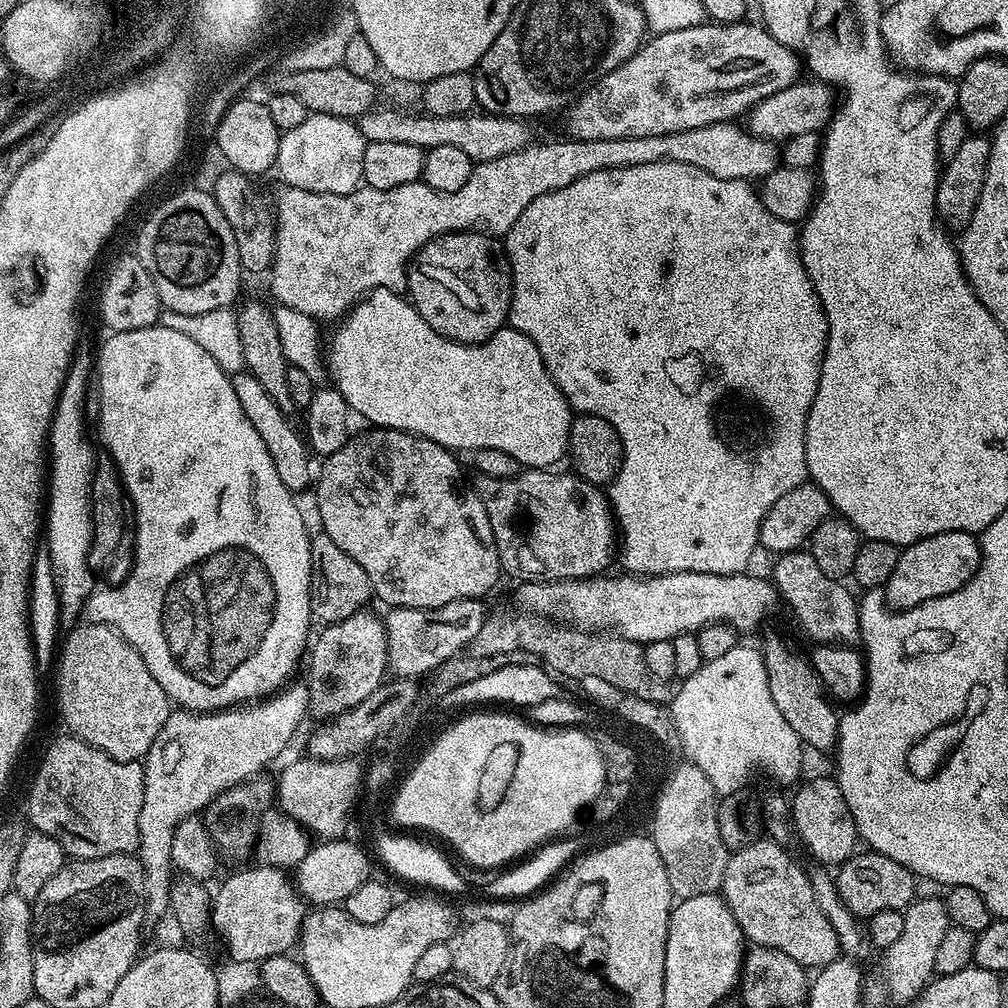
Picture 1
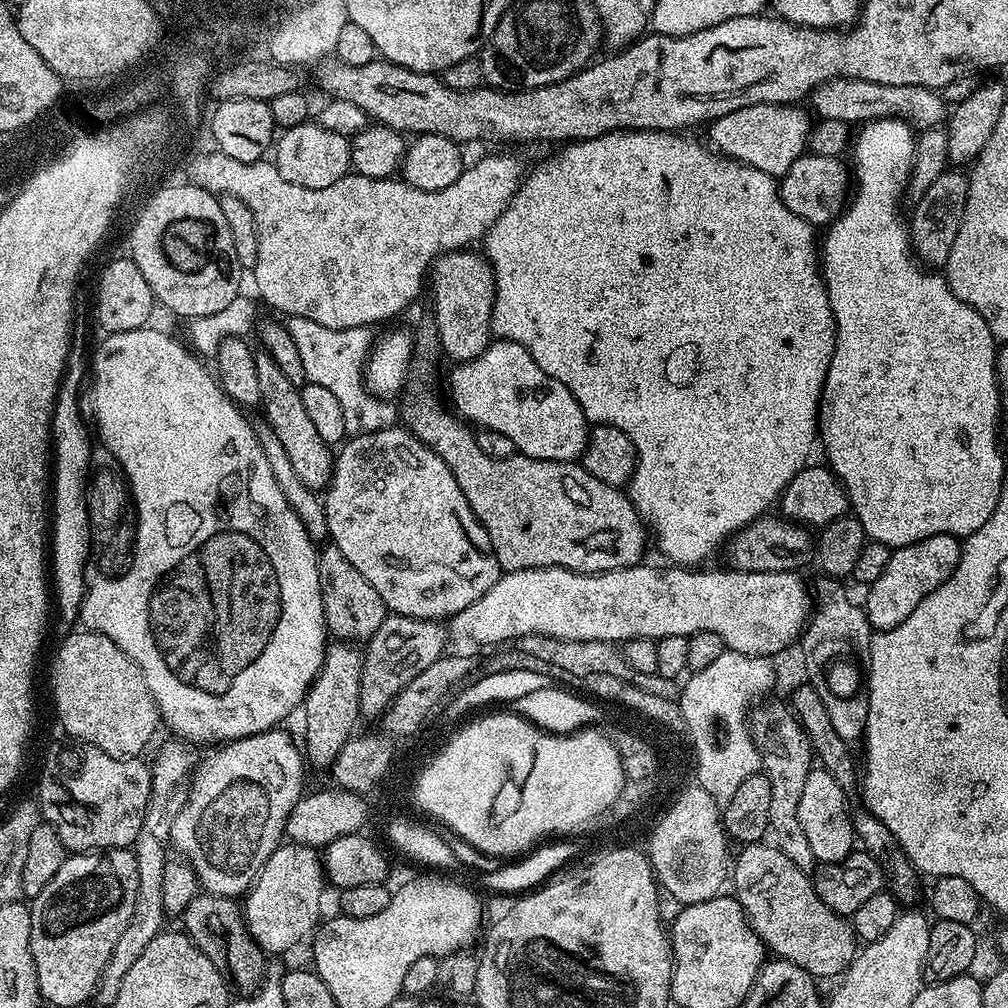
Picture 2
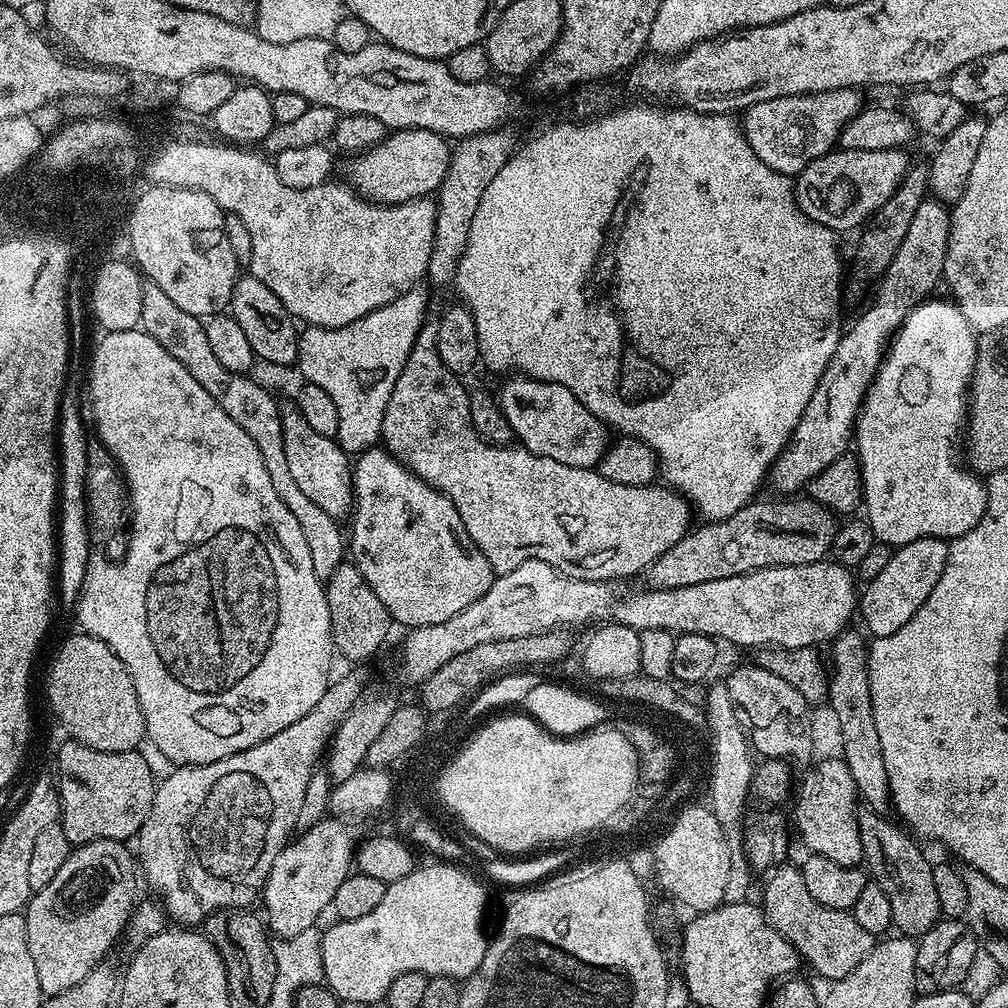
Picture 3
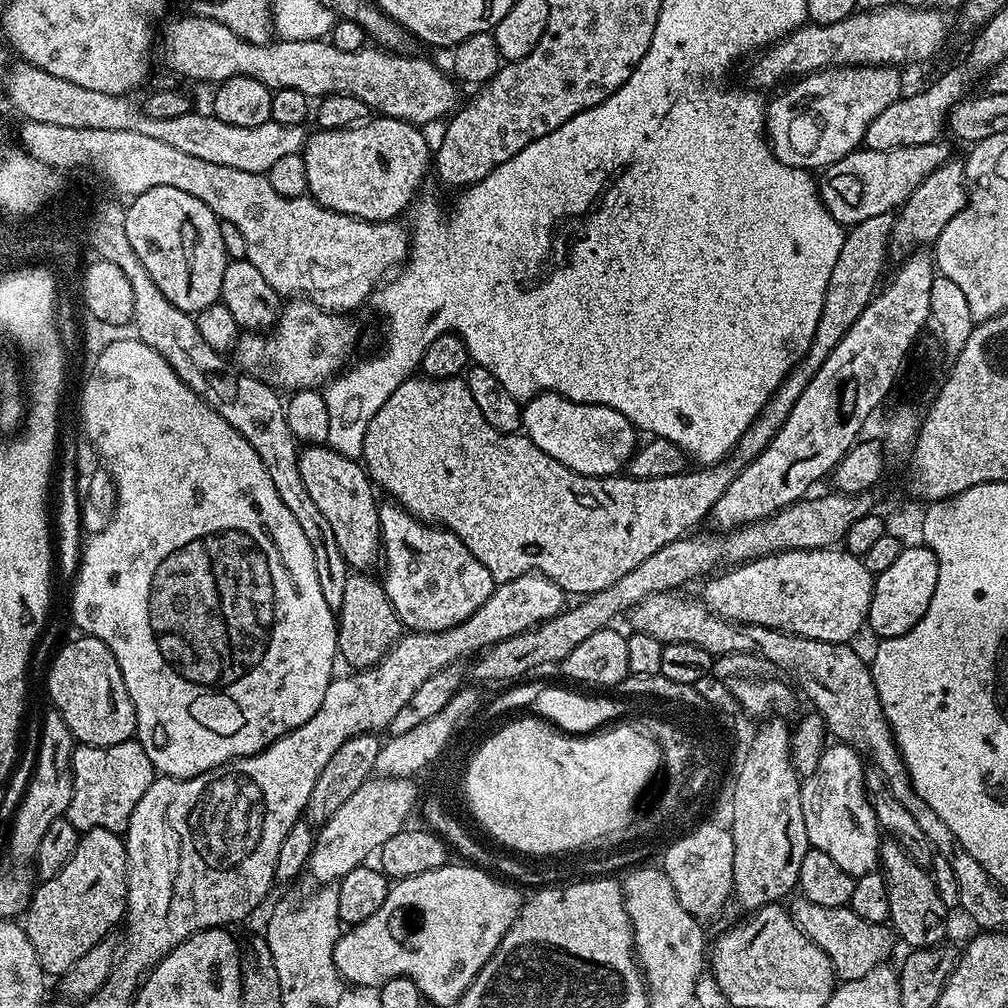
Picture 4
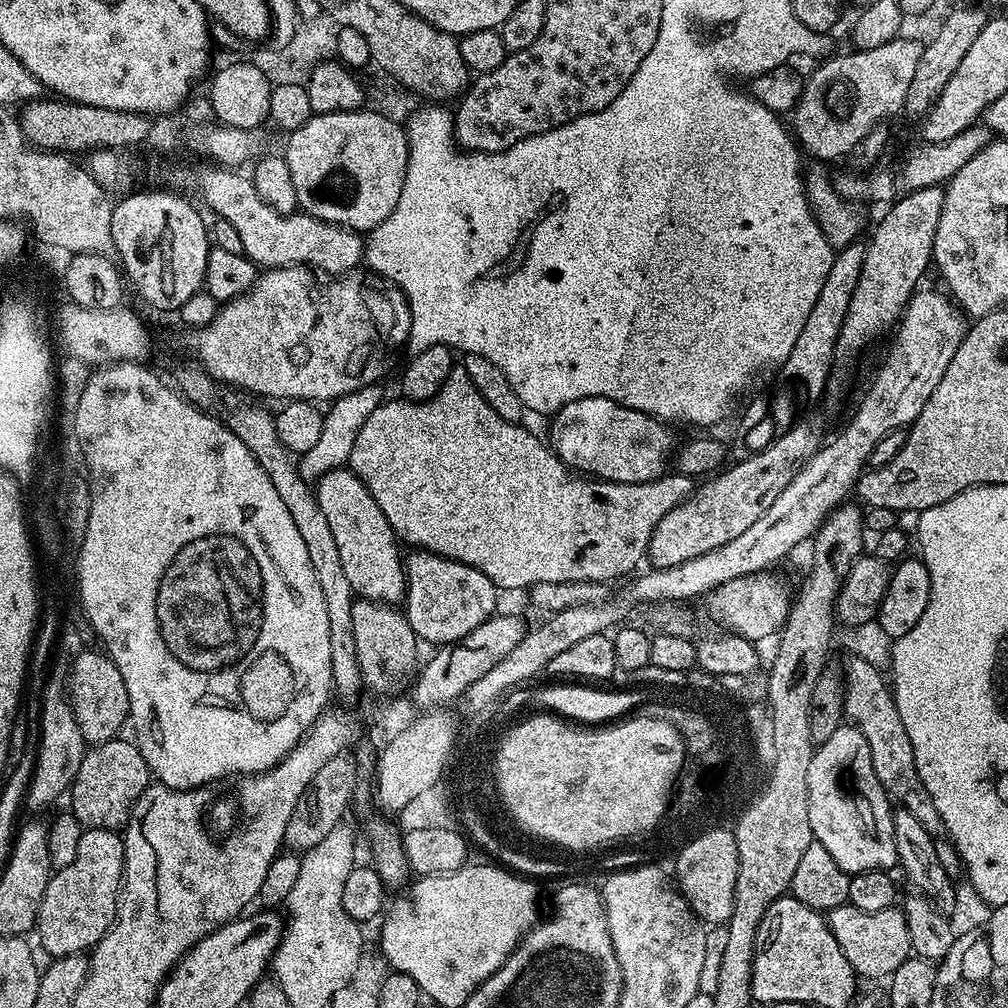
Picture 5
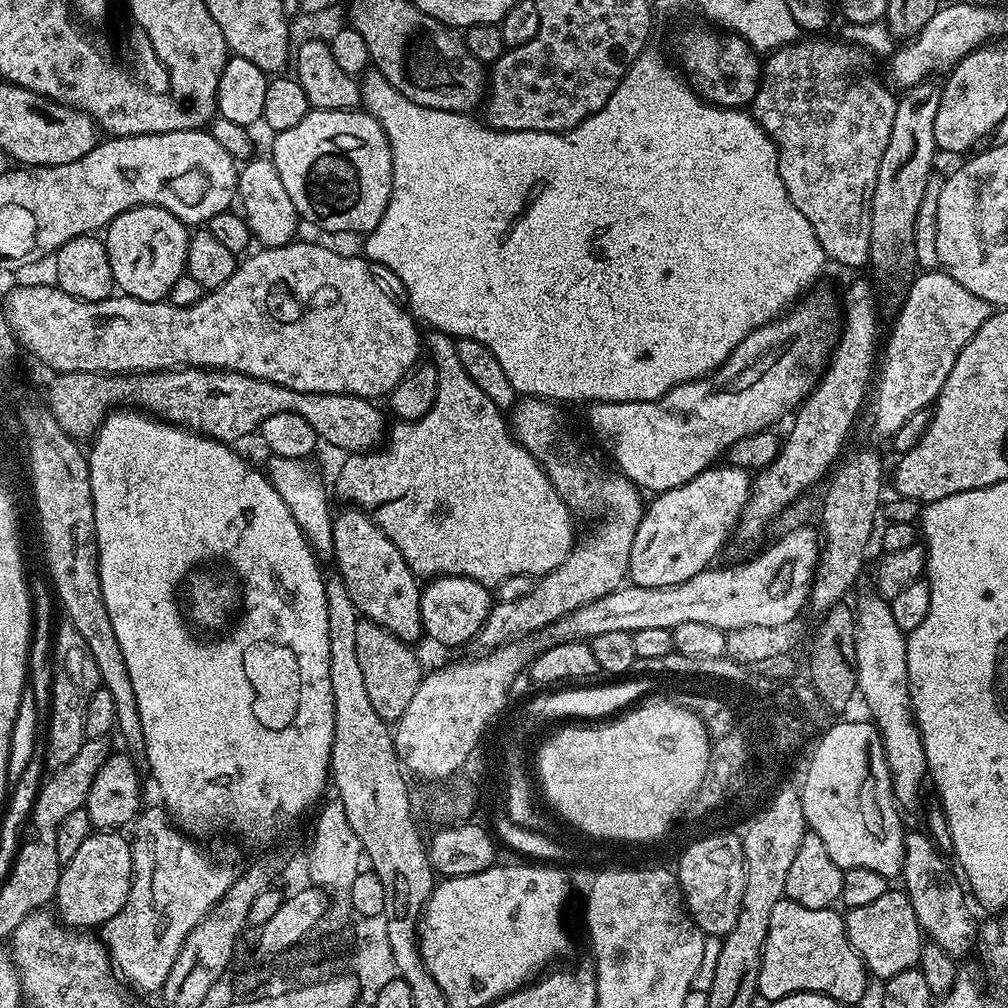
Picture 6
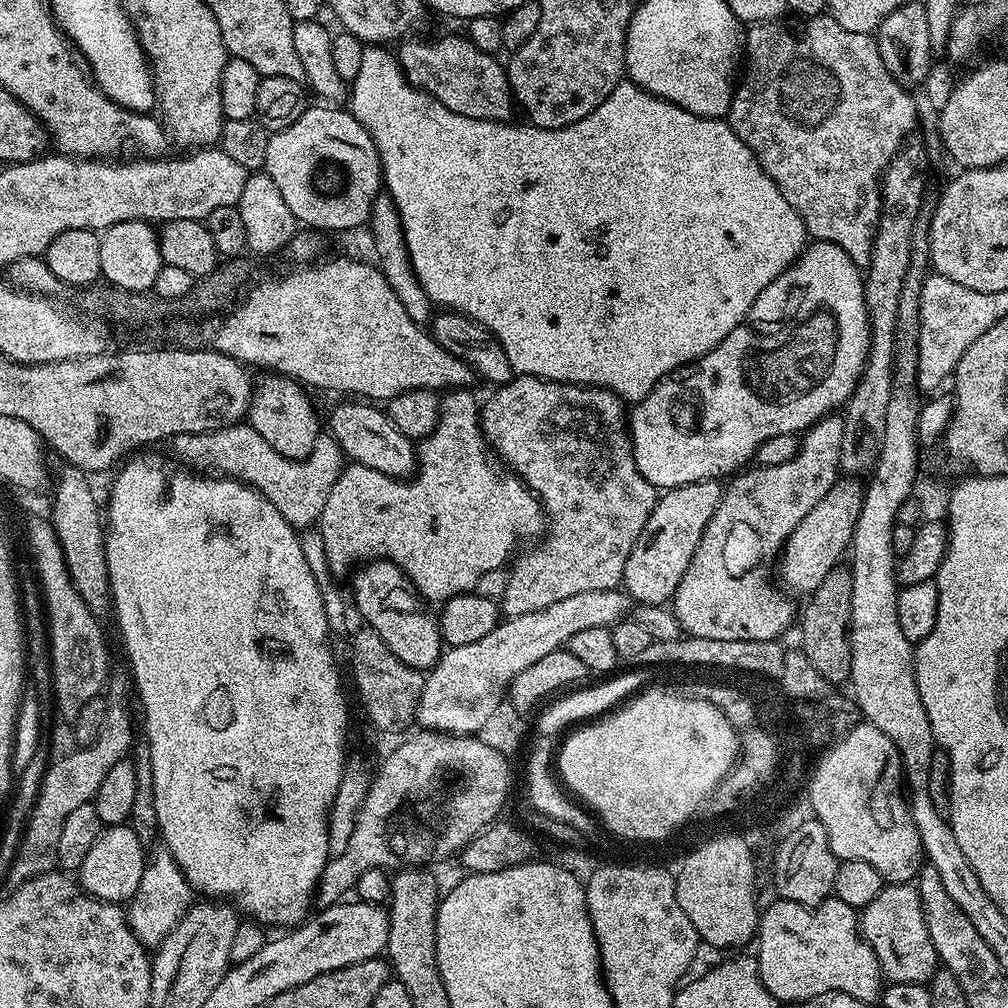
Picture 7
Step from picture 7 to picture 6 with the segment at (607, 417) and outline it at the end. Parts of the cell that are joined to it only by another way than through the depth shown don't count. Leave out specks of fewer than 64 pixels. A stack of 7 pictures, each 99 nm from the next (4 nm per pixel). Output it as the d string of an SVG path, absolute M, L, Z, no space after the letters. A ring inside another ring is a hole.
M535 398L517 399L510 412L510 427L516 441L544 468L544 473L550 478L554 490L566 502L566 506L572 509L573 513L584 516L600 516L596 524L596 530L588 537L581 539L572 547L572 552L553 572L548 572L535 581L533 588L524 597L512 602L493 603L492 609L488 611L486 622L482 630L477 634L474 644L480 650L491 650L502 644L519 641L530 632L545 629L555 620L569 612L581 608L590 602L610 594L614 590L625 587L628 580L628 567L630 566L630 546L634 546L634 534L638 534L638 526L642 522L646 511L646 500L641 489L630 482L615 467L603 464L592 452L583 452L572 440L560 440L560 416L556 413L557 405L550 400L538 400Z

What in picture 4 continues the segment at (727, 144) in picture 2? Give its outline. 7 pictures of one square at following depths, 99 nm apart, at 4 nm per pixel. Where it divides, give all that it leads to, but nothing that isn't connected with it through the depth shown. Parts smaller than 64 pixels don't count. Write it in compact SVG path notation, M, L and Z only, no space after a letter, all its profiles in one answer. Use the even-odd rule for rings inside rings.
M858 64L825 68L822 72L809 72L797 79L793 88L785 90L781 96L769 99L766 104L766 135L772 145L772 153L786 166L823 170L838 162L846 154L857 151L864 143L866 126L886 110L886 106L900 99L900 76L895 67L882 64Z

